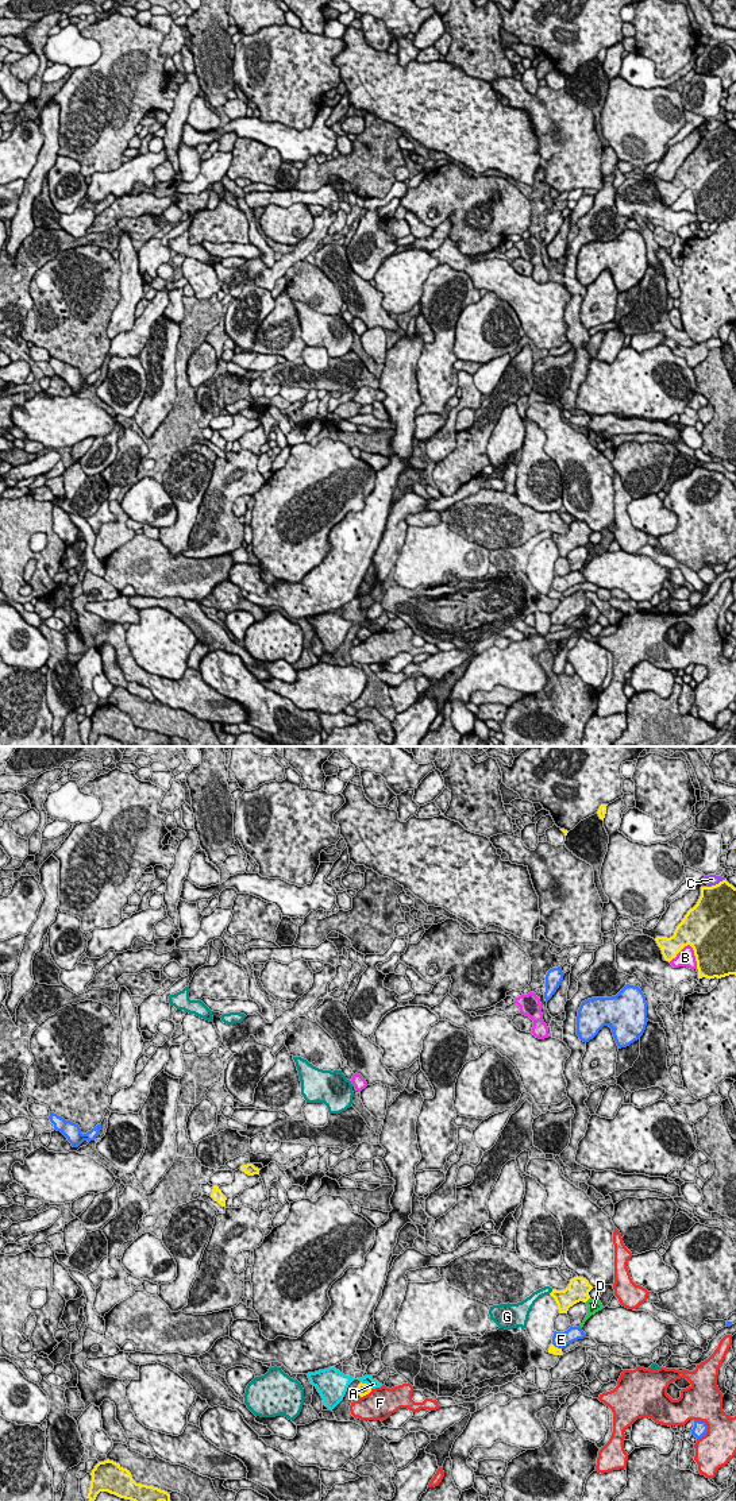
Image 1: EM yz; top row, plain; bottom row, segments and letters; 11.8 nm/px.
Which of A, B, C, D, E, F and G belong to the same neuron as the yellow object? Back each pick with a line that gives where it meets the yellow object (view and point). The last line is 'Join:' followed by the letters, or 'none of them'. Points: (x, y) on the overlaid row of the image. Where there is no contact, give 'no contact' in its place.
Join: none of them

